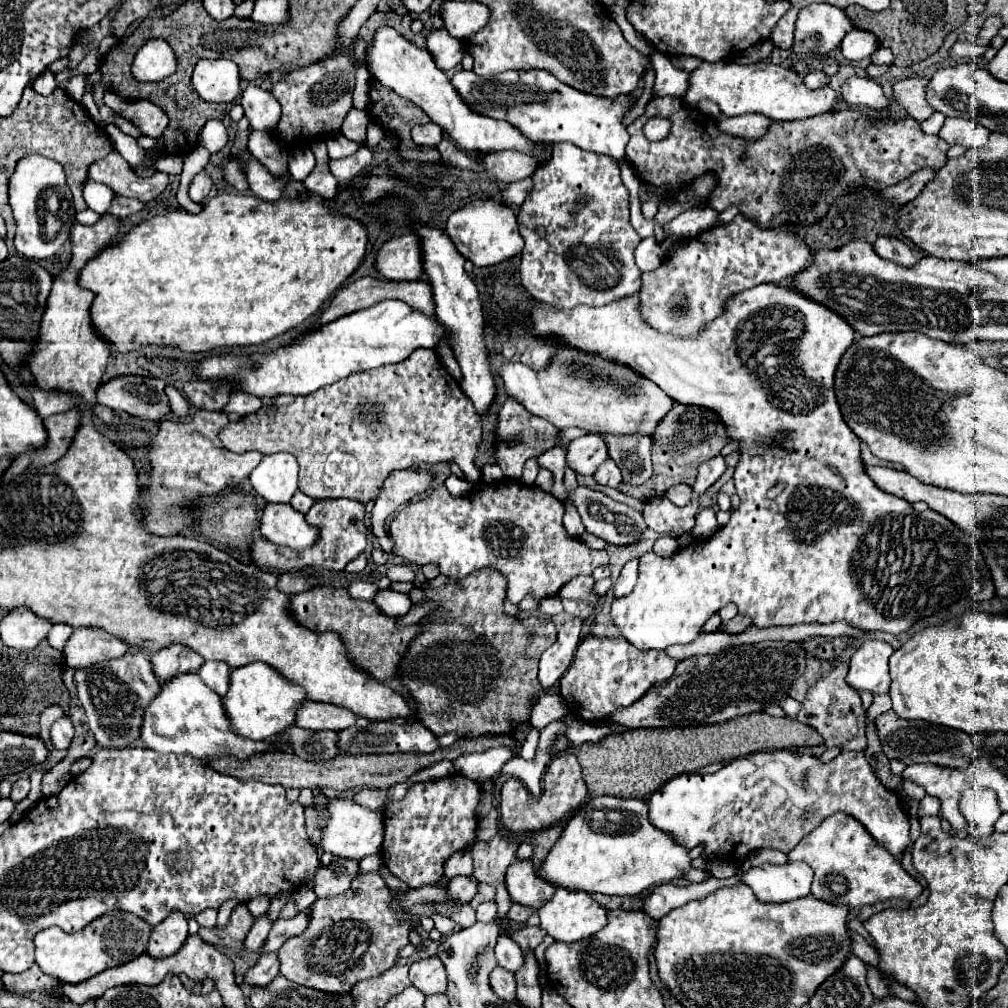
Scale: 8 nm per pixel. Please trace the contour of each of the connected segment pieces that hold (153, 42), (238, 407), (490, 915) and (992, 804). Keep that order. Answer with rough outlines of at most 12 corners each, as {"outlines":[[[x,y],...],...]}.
{"outlines":[[[151,38],[135,54],[131,74],[157,82],[175,72],[169,42]],[[231,394],[225,414],[247,416],[261,408],[249,394]],[[495,902],[477,908],[477,920],[493,922],[497,916]],[[969,786],[959,800],[975,840],[1001,816],[993,790]]]}

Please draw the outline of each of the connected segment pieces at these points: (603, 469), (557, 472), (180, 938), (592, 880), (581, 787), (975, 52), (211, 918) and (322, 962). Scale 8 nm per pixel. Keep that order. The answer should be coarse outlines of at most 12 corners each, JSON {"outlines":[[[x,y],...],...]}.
{"outlines":[[[609,458],[597,472],[595,480],[605,486],[617,488],[619,468]],[[563,448],[545,450],[539,466],[555,476],[551,494],[565,498],[563,470],[567,454]],[[171,910],[153,926],[147,952],[171,956],[187,938],[187,916]],[[643,800],[583,804],[539,868],[569,890],[637,896],[689,850]],[[575,754],[551,758],[533,796],[519,778],[501,788],[501,826],[537,834],[587,796]],[[955,42],[949,50],[953,62],[981,56],[985,48],[977,42]],[[215,908],[195,916],[201,926],[213,928],[217,924]],[[377,872],[315,900],[281,974],[343,994],[395,966],[411,914]]]}

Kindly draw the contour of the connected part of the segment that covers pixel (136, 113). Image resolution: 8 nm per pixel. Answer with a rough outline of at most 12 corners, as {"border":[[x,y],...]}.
{"border":[[109,90],[103,100],[145,136],[161,138],[169,126],[149,100],[127,104]]}

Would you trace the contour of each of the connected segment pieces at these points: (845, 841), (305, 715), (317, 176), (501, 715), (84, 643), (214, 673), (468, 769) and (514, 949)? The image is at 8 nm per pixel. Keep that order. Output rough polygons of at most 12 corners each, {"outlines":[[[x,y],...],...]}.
{"outlines":[[[825,818],[789,854],[813,896],[913,902],[913,880],[855,818]],[[303,700],[295,724],[339,732],[365,728],[367,718],[323,702]],[[313,144],[317,170],[303,180],[309,192],[331,200],[339,182],[327,164],[327,146]],[[483,568],[425,588],[399,676],[433,734],[511,734],[543,638]],[[81,626],[67,640],[67,666],[121,658],[129,646],[107,630]],[[205,660],[199,678],[219,696],[229,686],[229,666]],[[493,748],[457,758],[457,772],[477,782],[497,776],[511,750]],[[499,936],[495,956],[501,968],[517,972],[523,954],[509,936]]]}

